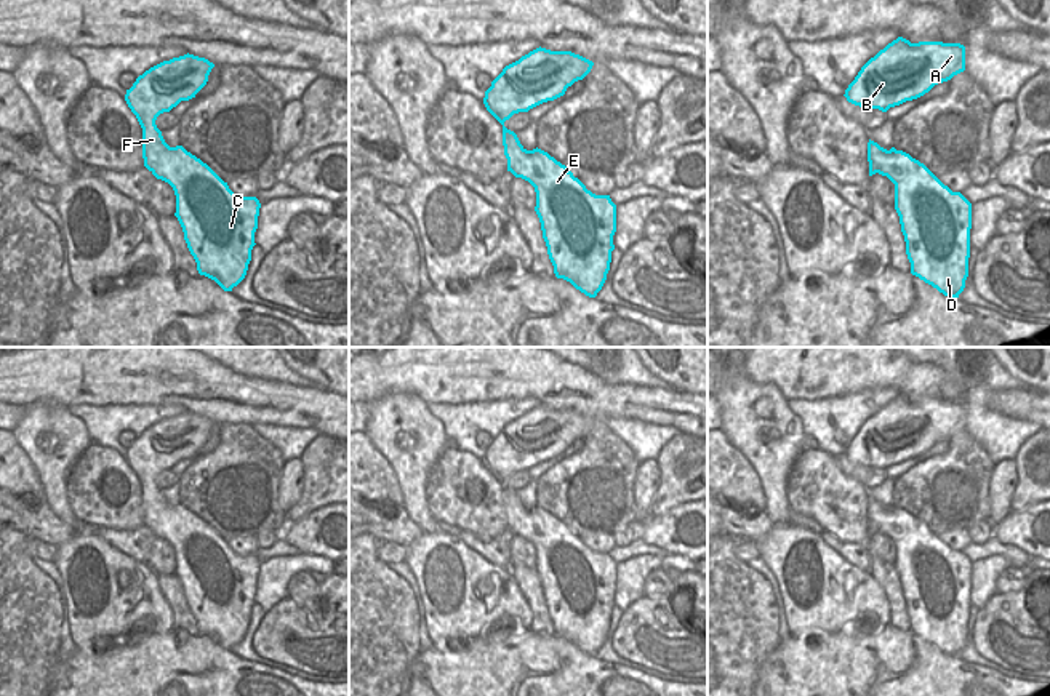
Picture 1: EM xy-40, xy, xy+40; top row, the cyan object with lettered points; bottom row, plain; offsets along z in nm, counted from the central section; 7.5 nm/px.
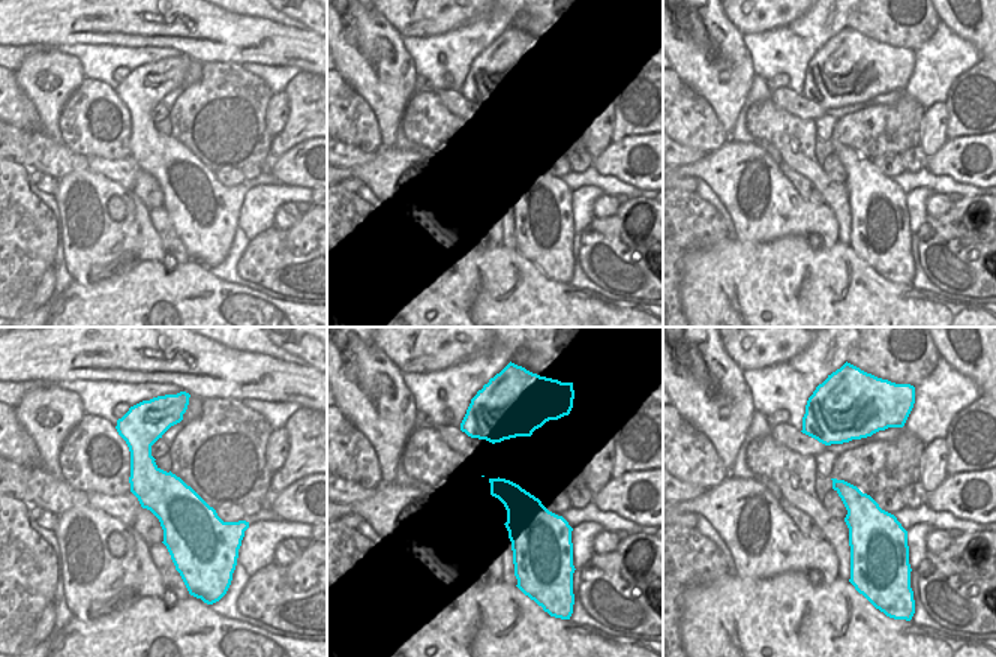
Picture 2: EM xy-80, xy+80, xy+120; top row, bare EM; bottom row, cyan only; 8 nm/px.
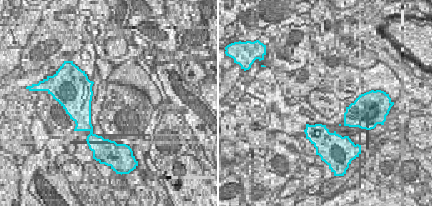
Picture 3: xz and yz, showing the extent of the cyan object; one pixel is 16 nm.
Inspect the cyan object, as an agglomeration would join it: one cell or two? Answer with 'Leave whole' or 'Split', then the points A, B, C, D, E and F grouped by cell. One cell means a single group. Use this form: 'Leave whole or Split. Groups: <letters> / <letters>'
Leave whole. Groups: A B C D E F

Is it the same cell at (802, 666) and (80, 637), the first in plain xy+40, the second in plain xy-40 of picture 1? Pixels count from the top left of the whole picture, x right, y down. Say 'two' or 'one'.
two

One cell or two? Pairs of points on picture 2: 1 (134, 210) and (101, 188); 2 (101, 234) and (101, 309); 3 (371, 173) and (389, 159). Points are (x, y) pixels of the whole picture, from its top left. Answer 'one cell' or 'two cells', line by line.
1: one cell
2: two cells
3: one cell

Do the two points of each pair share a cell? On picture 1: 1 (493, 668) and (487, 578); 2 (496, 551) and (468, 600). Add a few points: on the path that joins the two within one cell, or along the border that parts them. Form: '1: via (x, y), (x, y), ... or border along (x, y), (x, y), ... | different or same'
1: border along (487, 631), (472, 637), (450, 639) | different
2: border along (460, 540), (490, 562), (508, 568) | different

